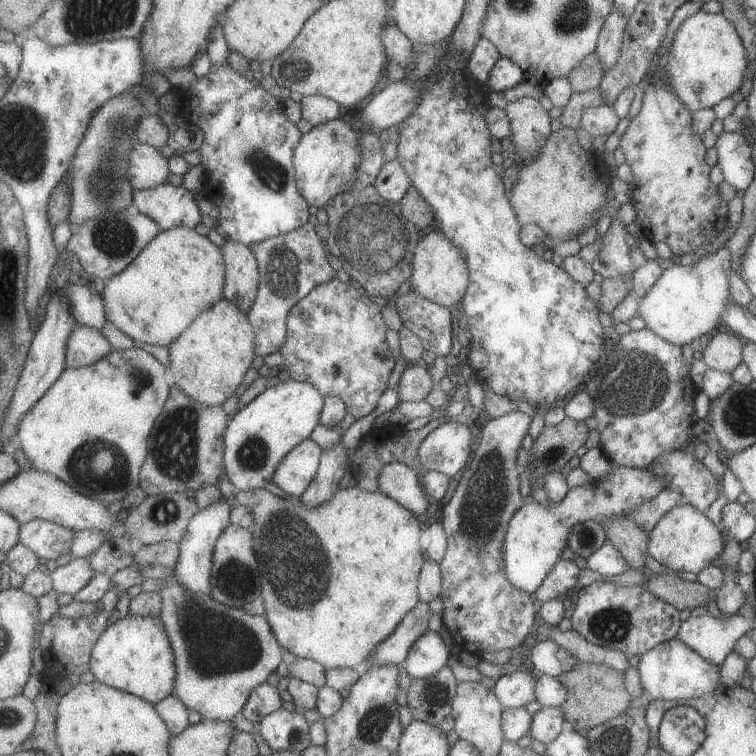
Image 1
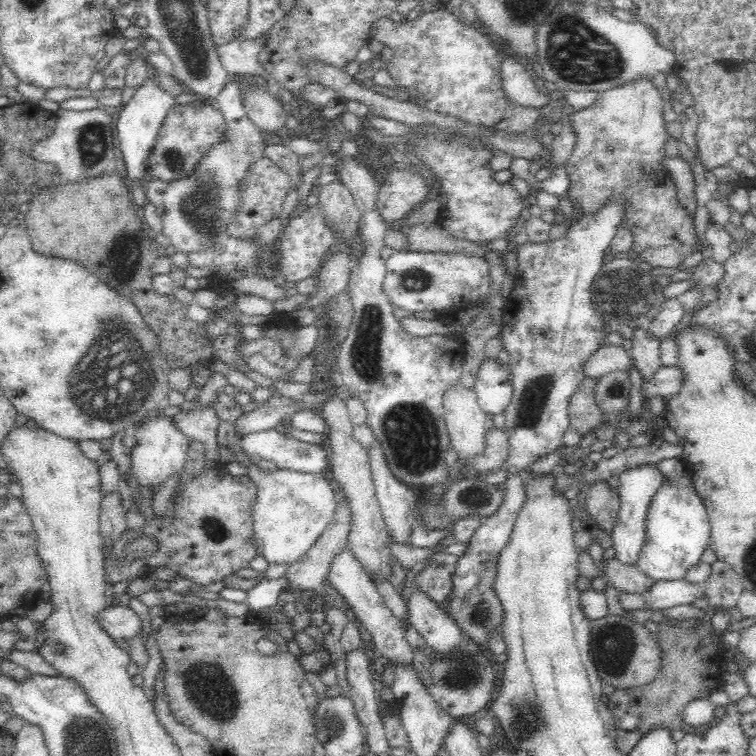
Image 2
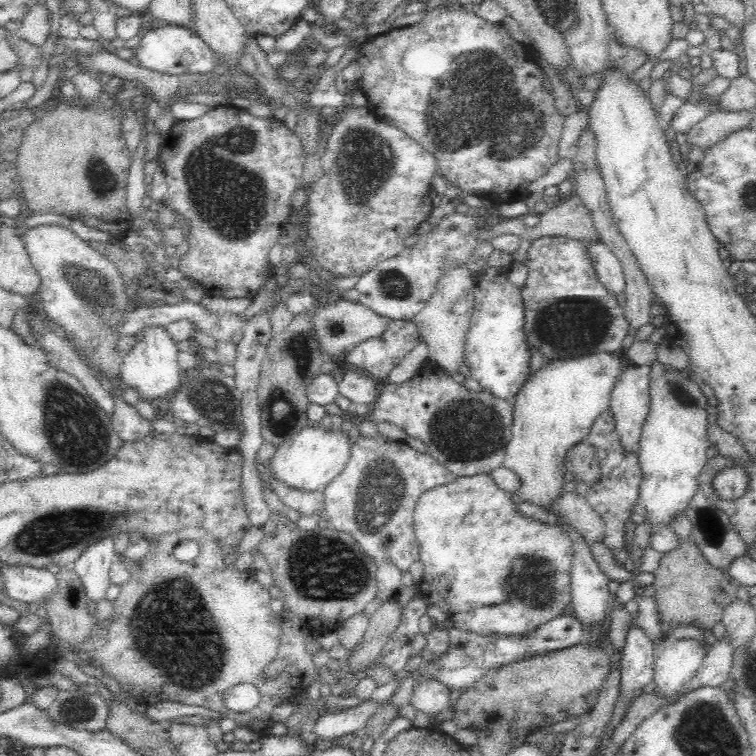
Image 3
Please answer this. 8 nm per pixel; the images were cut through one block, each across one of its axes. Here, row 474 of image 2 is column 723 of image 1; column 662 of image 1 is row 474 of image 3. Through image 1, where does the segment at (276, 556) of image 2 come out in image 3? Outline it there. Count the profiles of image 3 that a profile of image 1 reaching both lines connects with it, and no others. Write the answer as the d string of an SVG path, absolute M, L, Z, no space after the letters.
M322 424L315 425L314 428L304 428L302 432L277 447L277 452L267 464L272 479L293 490L312 493L325 489L346 468L351 454L349 436L342 432L326 432Z

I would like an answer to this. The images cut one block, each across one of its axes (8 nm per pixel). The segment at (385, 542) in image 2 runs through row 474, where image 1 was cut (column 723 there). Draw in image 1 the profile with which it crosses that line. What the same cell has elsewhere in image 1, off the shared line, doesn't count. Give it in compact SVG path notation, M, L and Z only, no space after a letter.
M717 329L709 335L707 346L701 354L705 366L730 374L742 362L743 343L726 329Z

